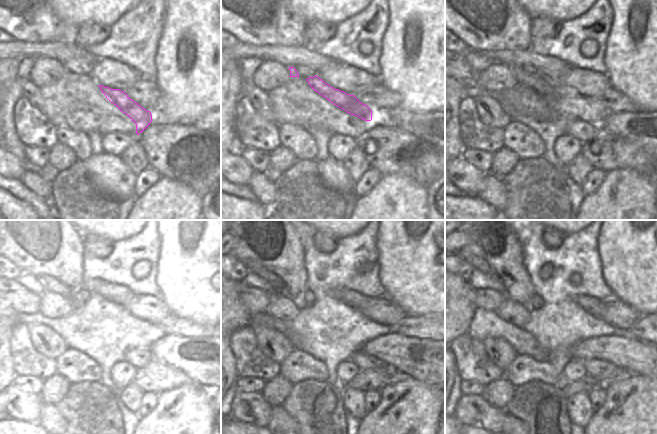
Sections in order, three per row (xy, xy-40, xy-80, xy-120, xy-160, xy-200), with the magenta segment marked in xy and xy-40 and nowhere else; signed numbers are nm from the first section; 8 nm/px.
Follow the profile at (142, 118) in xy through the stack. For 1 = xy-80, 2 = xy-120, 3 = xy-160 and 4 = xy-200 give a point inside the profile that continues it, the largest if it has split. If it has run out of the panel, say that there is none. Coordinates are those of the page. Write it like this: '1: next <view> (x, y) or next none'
1: next xy-80 (542, 85)
2: next xy-120 (52, 284)
3: next xy-160 (278, 286)
4: next xy-200 (479, 264)

